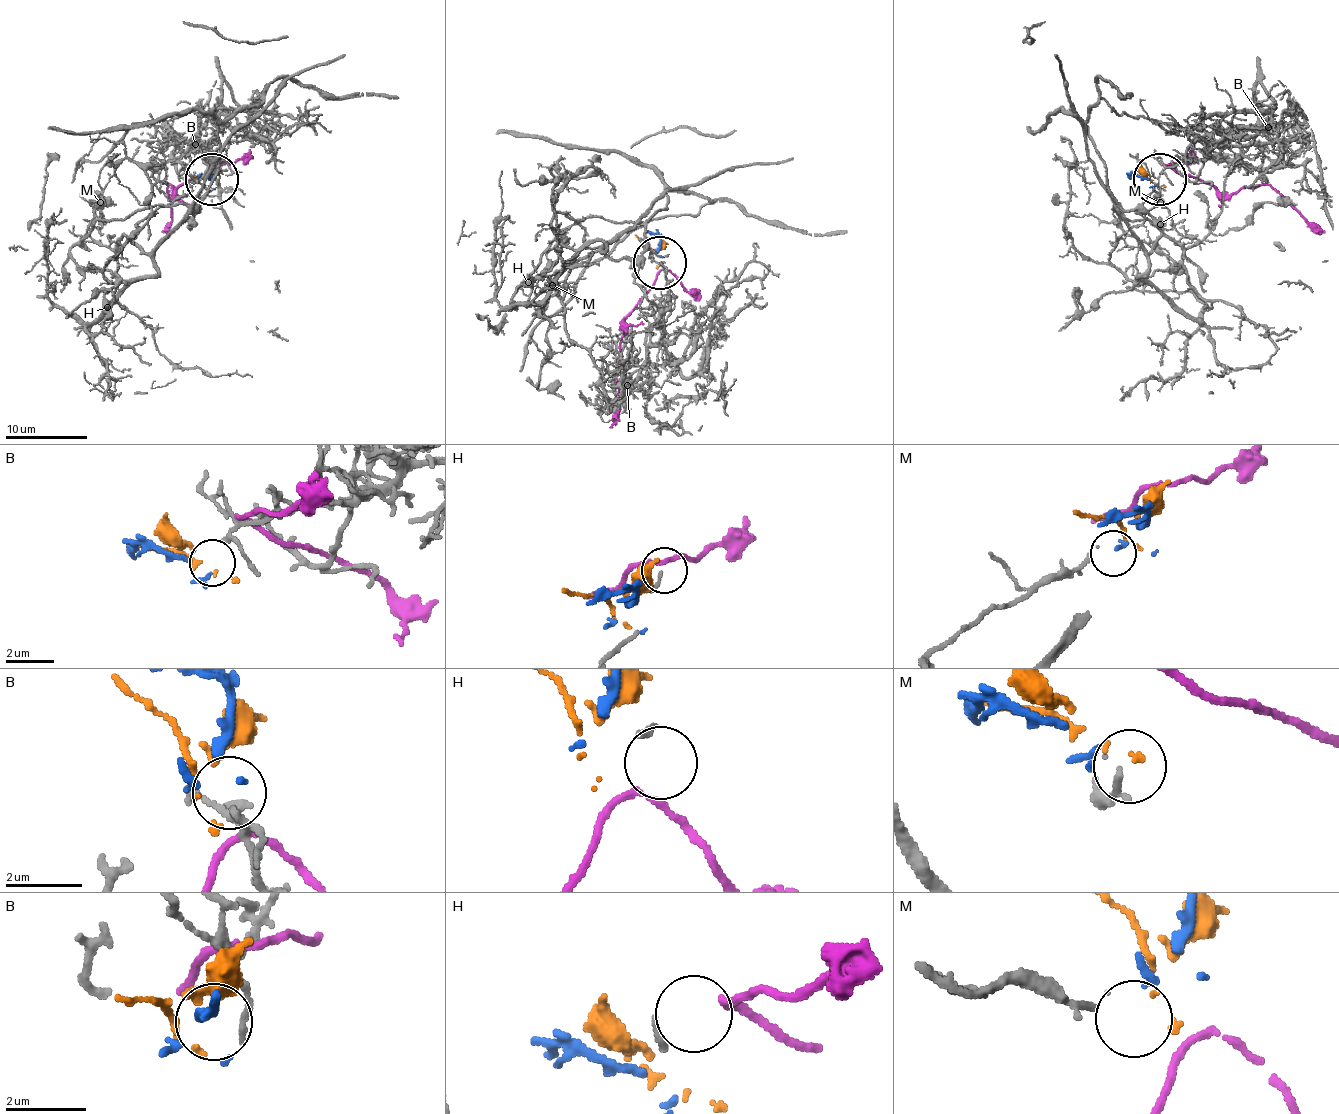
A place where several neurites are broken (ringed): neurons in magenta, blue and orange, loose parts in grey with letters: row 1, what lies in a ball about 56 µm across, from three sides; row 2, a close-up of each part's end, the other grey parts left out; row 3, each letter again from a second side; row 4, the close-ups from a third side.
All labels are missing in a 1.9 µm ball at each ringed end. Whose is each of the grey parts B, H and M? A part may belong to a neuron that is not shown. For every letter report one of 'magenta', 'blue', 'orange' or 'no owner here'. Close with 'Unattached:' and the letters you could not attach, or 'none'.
B: blue
H: magenta
M: orange
Unattached: none

